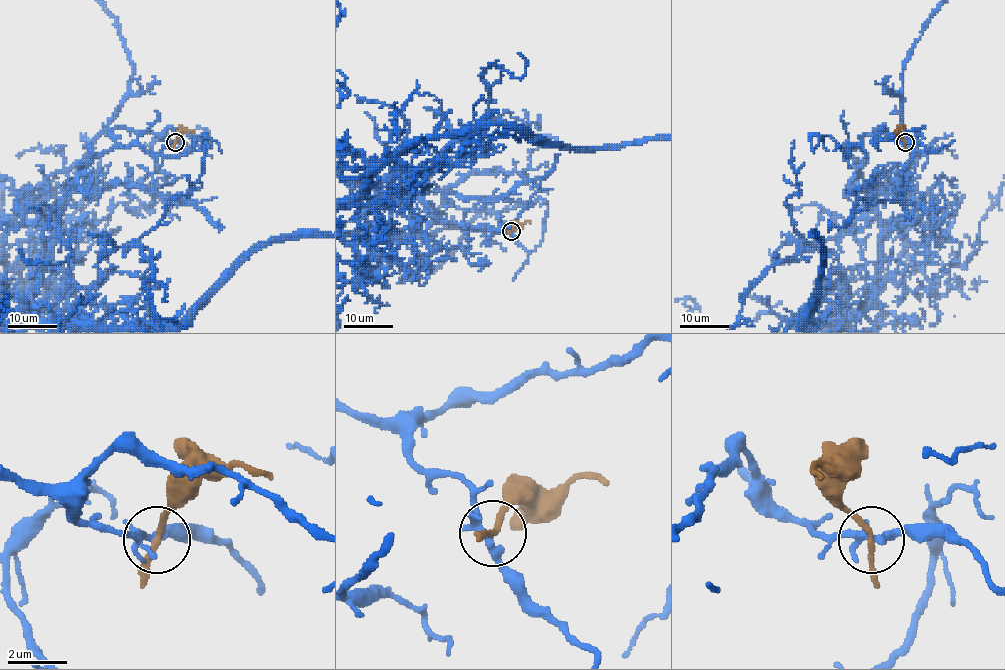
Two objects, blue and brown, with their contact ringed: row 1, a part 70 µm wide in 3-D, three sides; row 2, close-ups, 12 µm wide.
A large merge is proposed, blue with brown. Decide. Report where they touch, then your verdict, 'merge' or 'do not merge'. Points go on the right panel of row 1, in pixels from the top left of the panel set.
(905, 142) | do not merge

